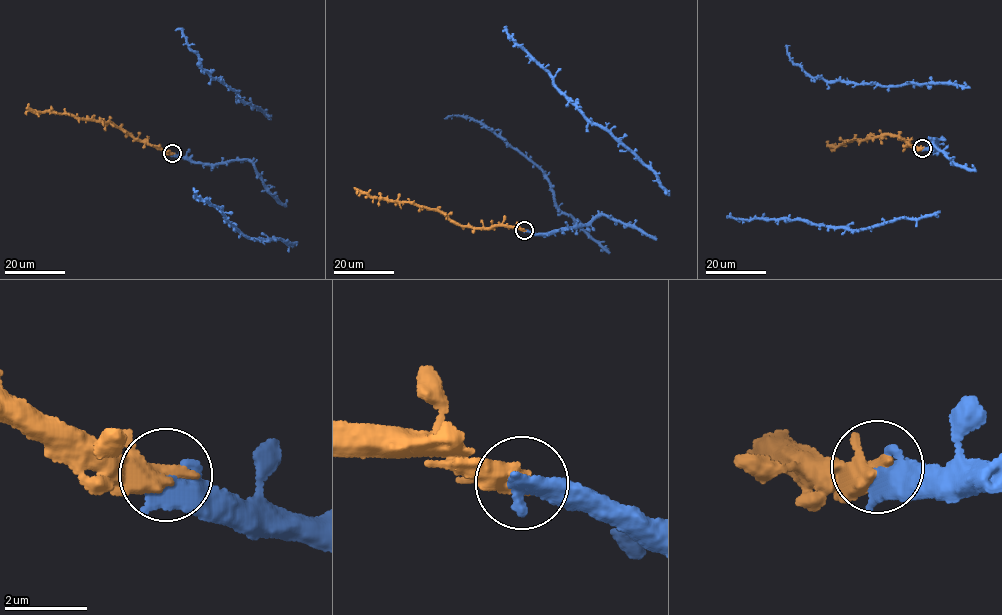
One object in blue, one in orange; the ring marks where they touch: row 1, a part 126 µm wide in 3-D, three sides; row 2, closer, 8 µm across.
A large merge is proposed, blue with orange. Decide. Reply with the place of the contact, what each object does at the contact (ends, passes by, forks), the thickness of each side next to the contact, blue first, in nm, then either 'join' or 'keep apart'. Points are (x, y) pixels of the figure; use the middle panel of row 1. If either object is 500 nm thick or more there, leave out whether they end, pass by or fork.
(524, 230) | blue passes by | orange passes by | 420/360 nm | join

